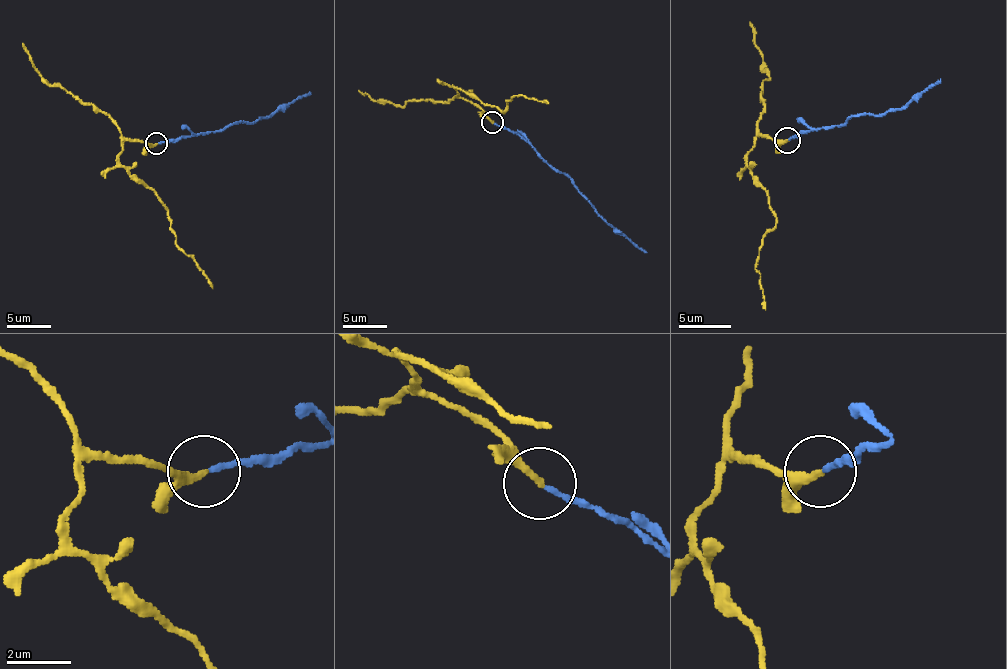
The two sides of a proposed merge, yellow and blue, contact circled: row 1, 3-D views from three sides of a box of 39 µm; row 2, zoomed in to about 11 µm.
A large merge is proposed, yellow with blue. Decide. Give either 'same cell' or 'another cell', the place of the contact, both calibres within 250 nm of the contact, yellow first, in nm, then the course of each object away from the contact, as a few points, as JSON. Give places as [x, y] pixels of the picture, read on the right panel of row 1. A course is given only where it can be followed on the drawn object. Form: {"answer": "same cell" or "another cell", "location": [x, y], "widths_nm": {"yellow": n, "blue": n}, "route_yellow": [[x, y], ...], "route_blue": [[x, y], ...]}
{"answer": "another cell", "location": [787, 140], "widths_nm": {"yellow": 240, "blue": 150}, "route_yellow": [[787, 140], [761, 135], [748, 153], [748, 161], [776, 215], [755, 262], [766, 309]], "route_blue": [[789, 140], [846, 119], [901, 109], [940, 81]]}

